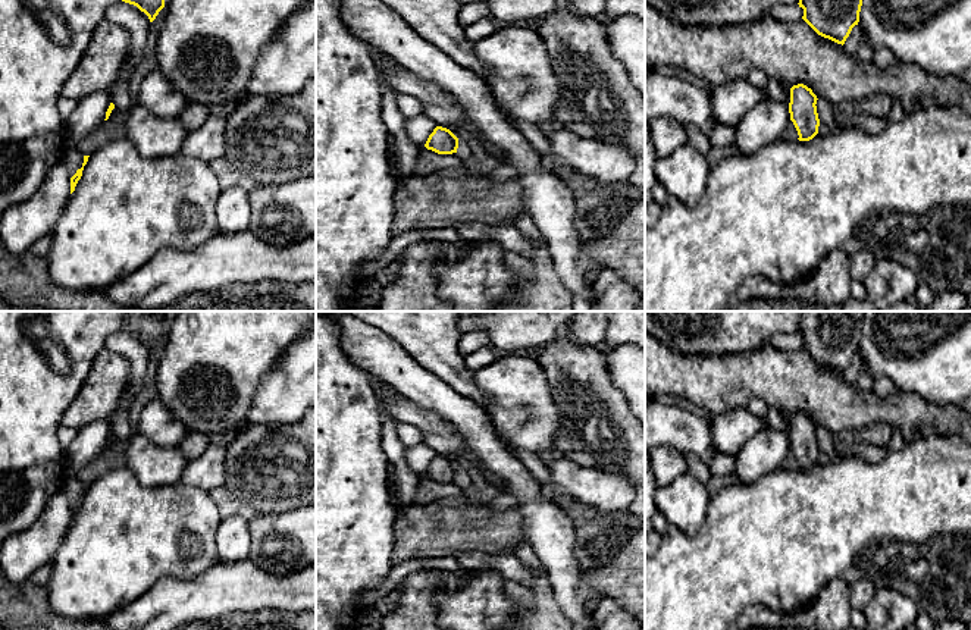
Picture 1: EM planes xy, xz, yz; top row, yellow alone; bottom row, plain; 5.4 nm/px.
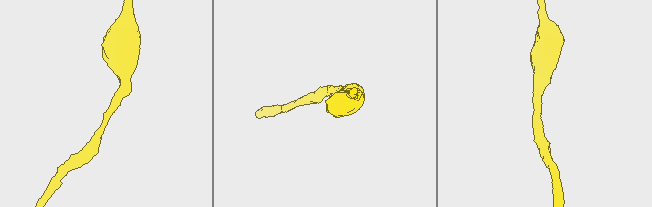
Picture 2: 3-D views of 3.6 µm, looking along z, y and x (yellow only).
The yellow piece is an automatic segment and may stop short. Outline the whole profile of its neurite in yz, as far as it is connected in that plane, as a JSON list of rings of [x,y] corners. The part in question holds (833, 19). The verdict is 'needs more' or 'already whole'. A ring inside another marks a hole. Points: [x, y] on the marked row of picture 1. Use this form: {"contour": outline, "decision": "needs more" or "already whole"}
{"contour": [[[799,0],[802,19],[821,37],[845,44],[859,22],[862,0]]], "decision": "already whole"}

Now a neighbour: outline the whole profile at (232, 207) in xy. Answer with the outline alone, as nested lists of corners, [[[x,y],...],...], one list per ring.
[[[223,187],[216,201],[216,219],[220,233],[235,233],[248,229],[251,206],[248,191],[239,187]]]

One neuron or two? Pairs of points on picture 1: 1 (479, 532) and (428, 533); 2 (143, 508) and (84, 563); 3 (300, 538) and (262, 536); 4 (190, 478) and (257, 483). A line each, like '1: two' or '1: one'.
1: one
2: one
3: one
4: two

